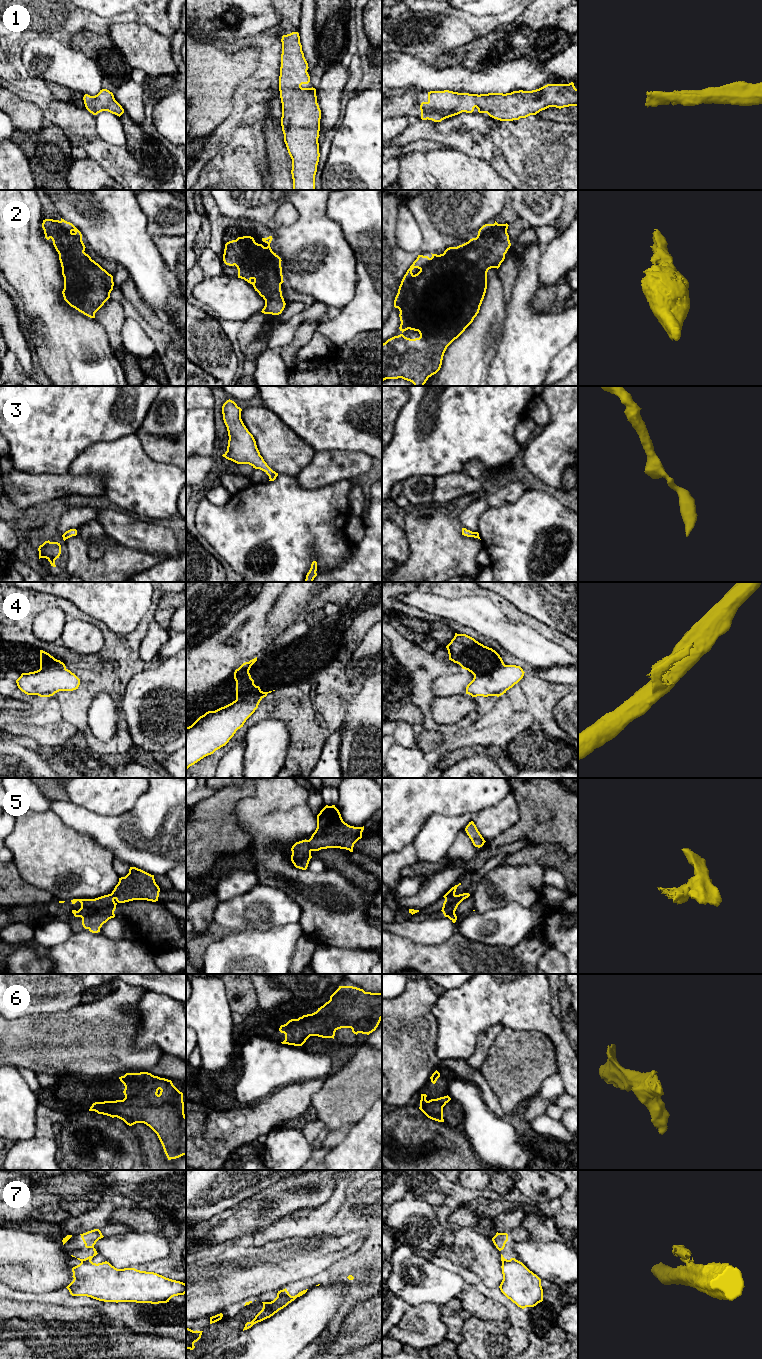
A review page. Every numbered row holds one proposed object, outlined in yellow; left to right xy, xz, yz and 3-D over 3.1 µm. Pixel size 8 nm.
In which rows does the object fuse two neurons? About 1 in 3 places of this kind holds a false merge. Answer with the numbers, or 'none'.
4, 7

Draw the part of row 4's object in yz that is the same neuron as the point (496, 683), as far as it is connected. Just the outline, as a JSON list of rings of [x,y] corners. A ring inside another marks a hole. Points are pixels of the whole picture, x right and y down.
[[[503,665],[490,673],[475,675],[466,687],[466,694],[477,696],[501,696],[524,676],[520,666]]]

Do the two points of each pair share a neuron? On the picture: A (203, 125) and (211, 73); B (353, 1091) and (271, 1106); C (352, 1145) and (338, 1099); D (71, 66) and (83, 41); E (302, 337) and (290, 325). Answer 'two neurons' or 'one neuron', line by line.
A: one neuron
B: two neurons
C: two neurons
D: two neurons
E: two neurons

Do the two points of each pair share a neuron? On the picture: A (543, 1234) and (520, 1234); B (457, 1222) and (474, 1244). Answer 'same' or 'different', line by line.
A: different
B: different

